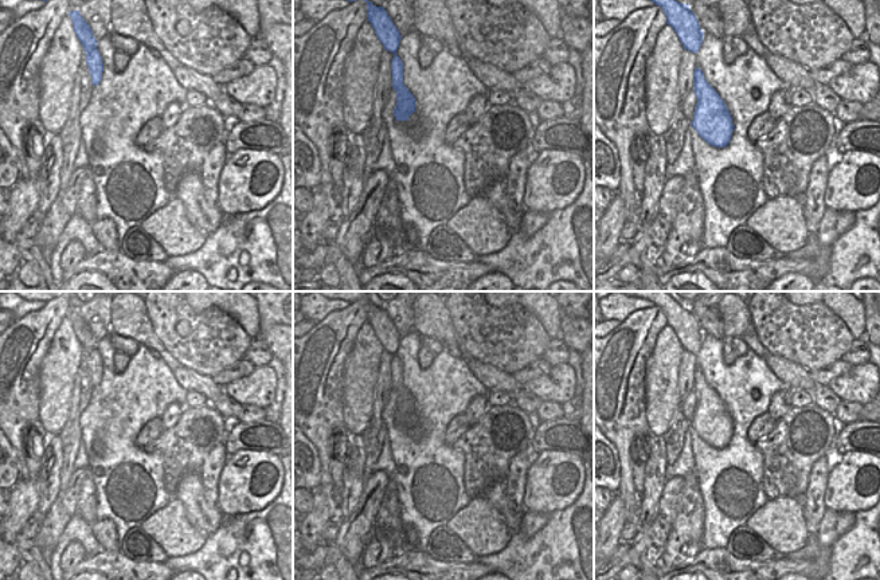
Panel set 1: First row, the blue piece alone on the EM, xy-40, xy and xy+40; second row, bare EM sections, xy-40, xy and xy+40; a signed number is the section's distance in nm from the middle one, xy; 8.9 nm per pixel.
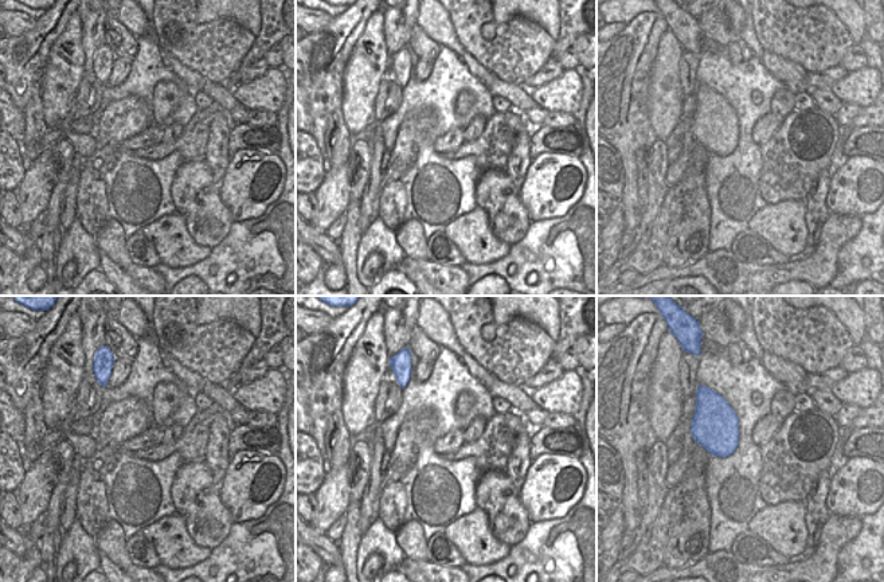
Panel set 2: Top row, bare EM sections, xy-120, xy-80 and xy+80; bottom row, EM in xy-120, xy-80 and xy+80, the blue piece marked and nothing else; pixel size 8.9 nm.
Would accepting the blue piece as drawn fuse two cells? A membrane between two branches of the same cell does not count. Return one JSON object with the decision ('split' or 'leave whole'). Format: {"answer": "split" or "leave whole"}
{"answer": "leave whole"}

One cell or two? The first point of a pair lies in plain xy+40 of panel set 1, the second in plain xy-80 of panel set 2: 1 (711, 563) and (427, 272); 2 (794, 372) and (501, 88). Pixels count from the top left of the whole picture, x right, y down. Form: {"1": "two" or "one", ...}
{"1": "one", "2": "one"}

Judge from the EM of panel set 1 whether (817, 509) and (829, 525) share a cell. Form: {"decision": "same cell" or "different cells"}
{"decision": "different cells"}

